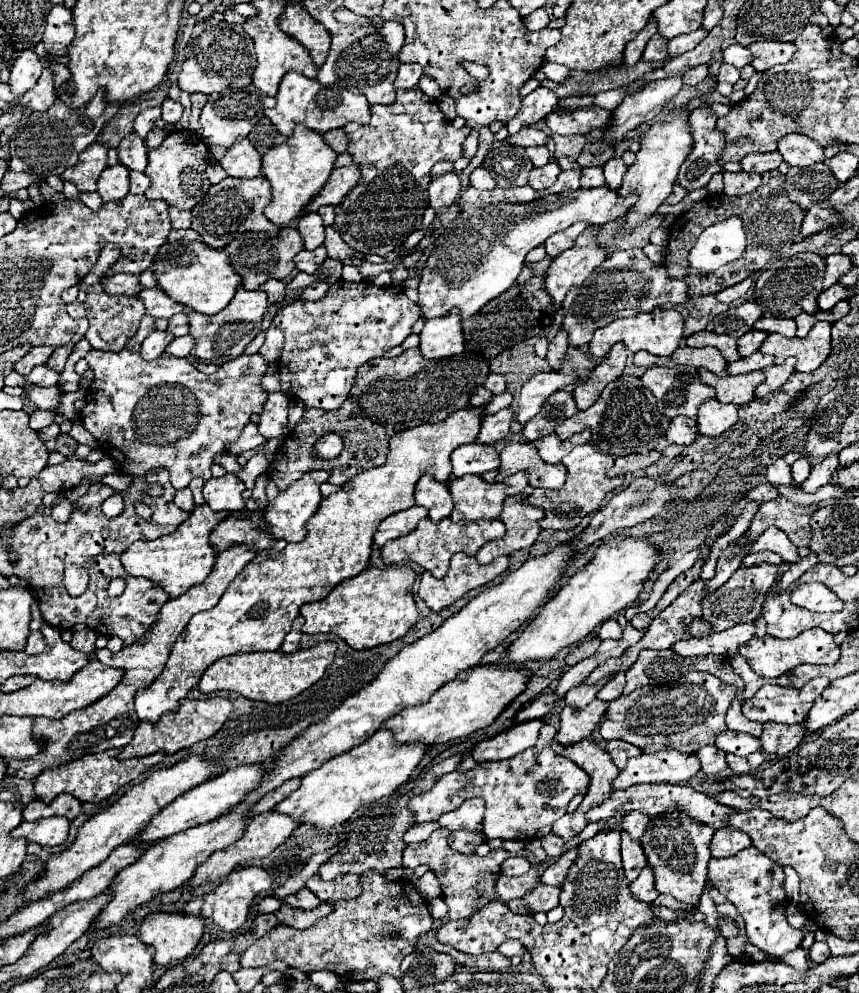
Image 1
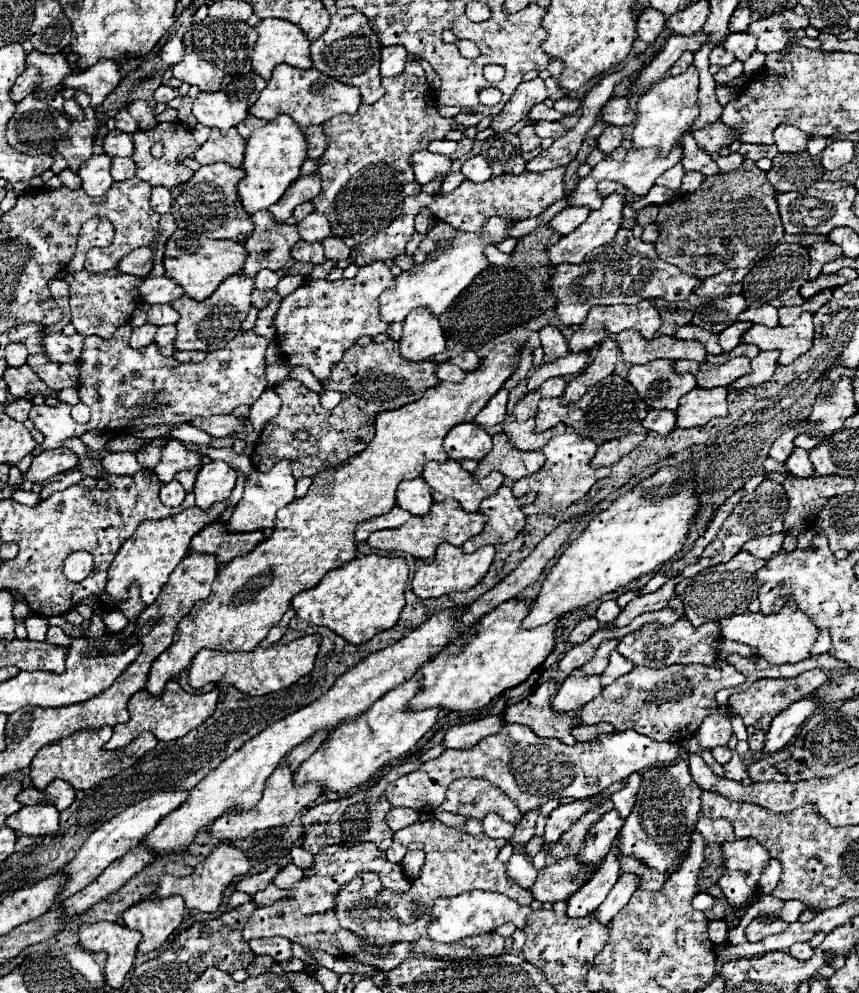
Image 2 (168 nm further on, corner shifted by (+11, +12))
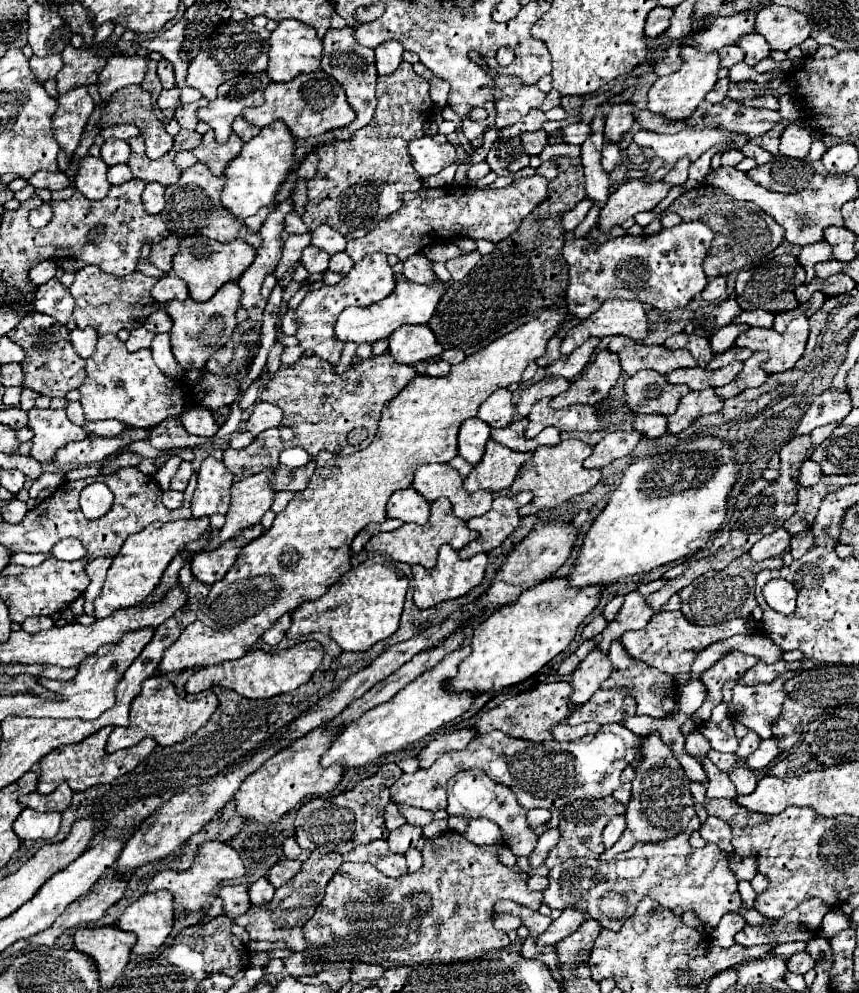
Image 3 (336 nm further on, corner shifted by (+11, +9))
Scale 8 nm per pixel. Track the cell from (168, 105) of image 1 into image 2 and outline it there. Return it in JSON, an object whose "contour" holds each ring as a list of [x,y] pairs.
{"contour":[[[160,86],[156,92],[154,92],[154,98],[156,98],[156,102],[164,102],[164,104],[168,104],[170,100],[174,100],[174,98],[178,98],[180,96],[180,90],[178,88],[172,88],[172,86]]]}

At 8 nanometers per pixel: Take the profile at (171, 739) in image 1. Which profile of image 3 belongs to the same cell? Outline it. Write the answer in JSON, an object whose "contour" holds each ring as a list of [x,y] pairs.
{"contour":[[[154,675],[144,681],[142,691],[132,701],[130,725],[128,727],[114,727],[114,731],[110,733],[106,751],[116,753],[120,749],[128,749],[146,737],[156,739],[156,743],[160,743],[160,745],[182,743],[192,733],[196,733],[200,727],[204,727],[208,723],[208,719],[212,717],[216,707],[218,707],[218,699],[214,693],[210,693],[198,701],[186,701],[176,693],[174,685],[168,681],[166,675]]]}

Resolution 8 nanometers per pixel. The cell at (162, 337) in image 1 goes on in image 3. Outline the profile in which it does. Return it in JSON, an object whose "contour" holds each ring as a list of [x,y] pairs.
{"contour":[[[138,327],[134,331],[130,331],[130,337],[126,341],[126,349],[128,351],[138,351],[138,349],[144,349],[144,347],[150,347],[152,339],[154,339],[156,333],[144,329],[144,327]]]}

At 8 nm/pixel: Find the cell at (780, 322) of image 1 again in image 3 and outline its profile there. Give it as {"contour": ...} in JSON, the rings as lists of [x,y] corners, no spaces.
{"contour":[[[758,309],[758,311],[742,311],[734,321],[746,323],[750,327],[766,327],[766,329],[770,329],[772,323],[774,323],[774,313],[762,311],[762,309]]]}

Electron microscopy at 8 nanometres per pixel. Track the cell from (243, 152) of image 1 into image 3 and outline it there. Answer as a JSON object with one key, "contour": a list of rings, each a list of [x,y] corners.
{"contour":[[[208,131],[208,133],[202,137],[202,143],[200,143],[192,153],[194,153],[194,157],[196,157],[200,163],[206,163],[214,175],[224,175],[228,163],[230,163],[232,159],[236,159],[236,155],[240,153],[242,145],[244,145],[244,143],[242,143],[242,139],[240,139],[236,133],[232,133],[226,143],[218,143],[218,141],[214,139],[212,131]]]}

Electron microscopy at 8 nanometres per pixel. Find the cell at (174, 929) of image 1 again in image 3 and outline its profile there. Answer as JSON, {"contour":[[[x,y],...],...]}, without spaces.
{"contour":[[[168,891],[144,893],[138,897],[118,921],[122,931],[136,933],[138,941],[134,945],[136,955],[156,953],[172,931],[174,923],[174,899]]]}

